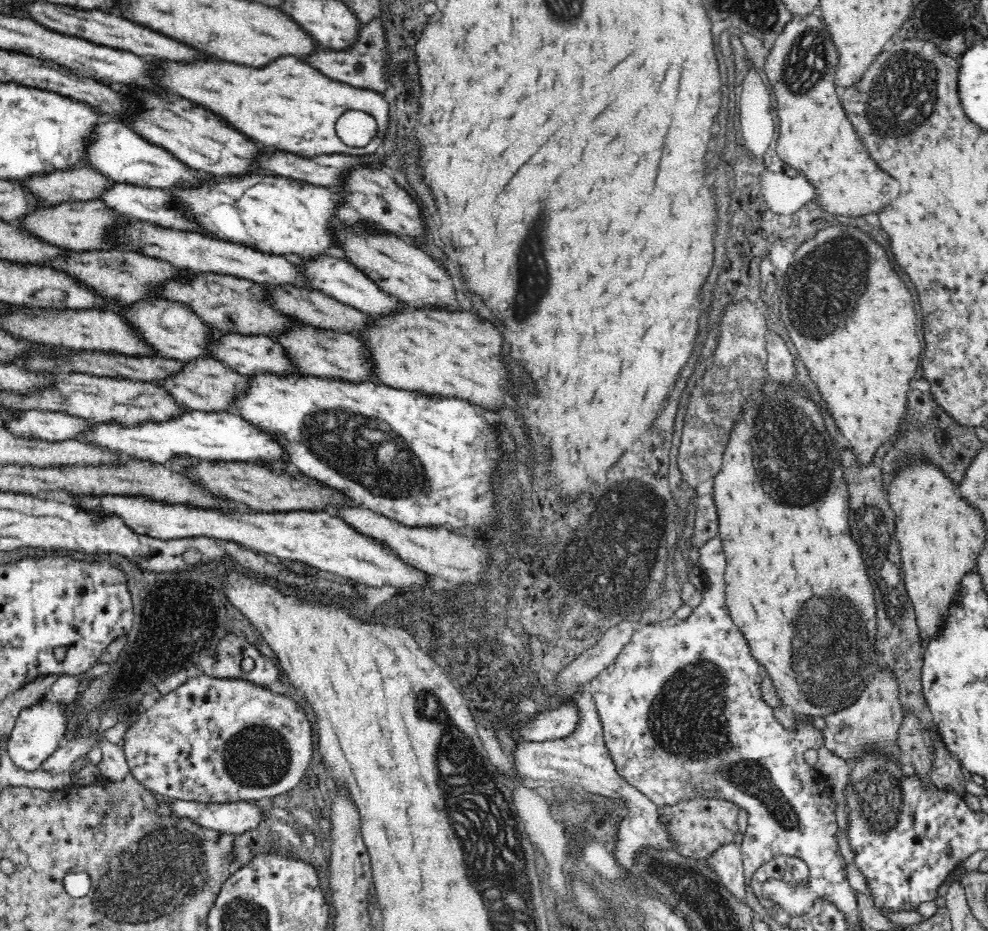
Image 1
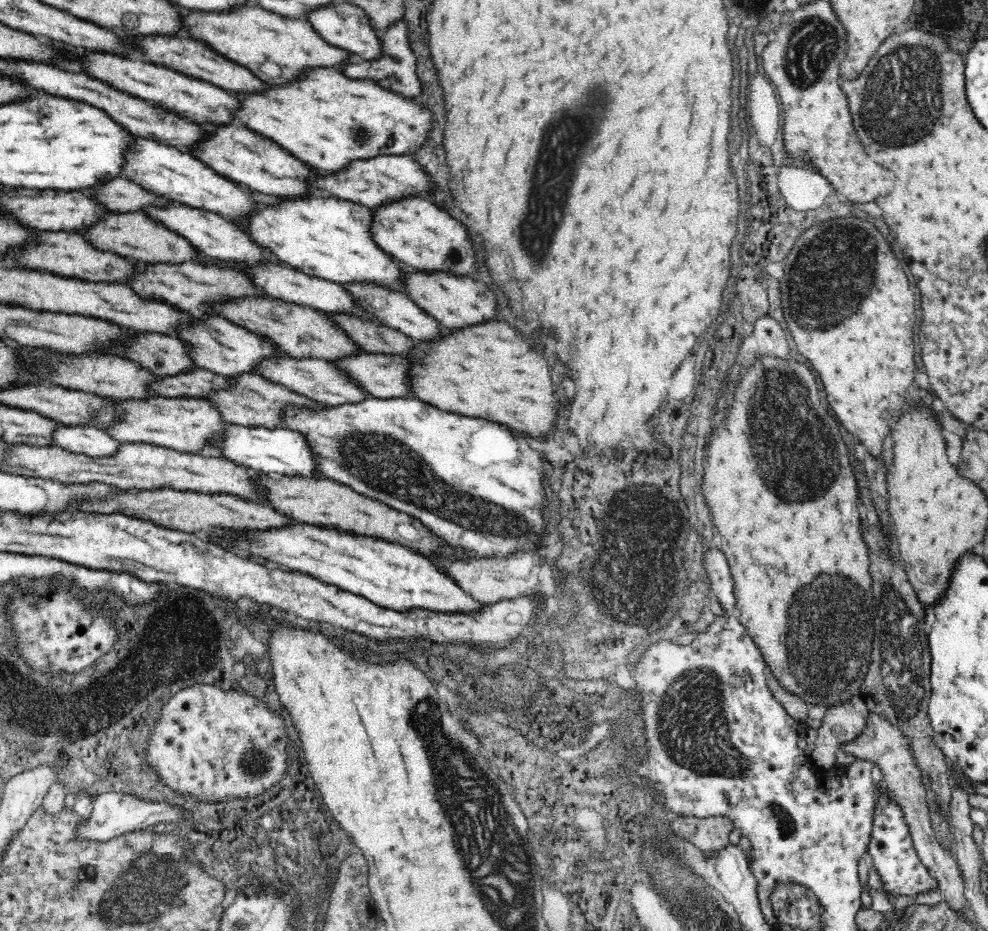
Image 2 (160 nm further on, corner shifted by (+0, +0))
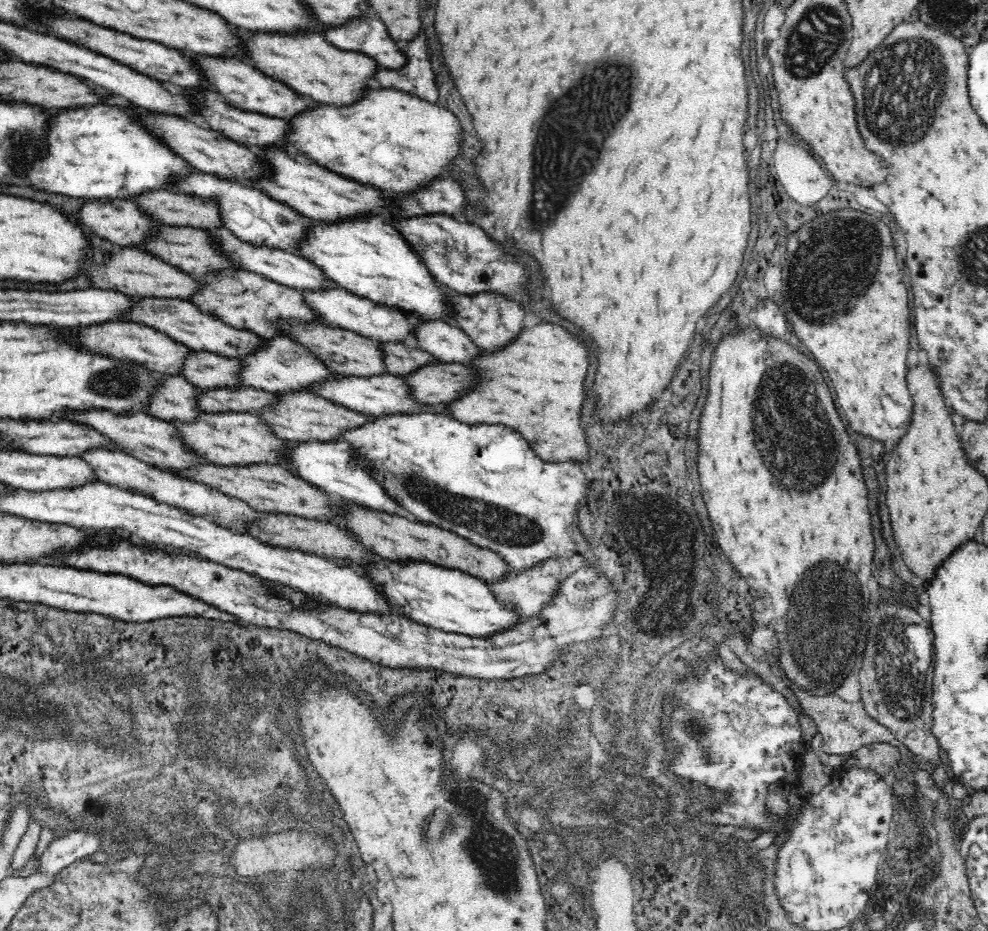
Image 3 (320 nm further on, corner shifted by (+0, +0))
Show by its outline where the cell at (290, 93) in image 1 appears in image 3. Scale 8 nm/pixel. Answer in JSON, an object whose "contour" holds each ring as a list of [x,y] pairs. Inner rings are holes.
{"contour":[[[372,87],[368,94],[364,95],[364,98],[352,106],[342,106],[342,108],[335,108],[334,106],[328,106],[319,104],[316,110],[312,112],[306,112],[302,116],[296,117],[289,122],[289,126],[293,128],[292,134],[288,134],[290,137],[290,143],[296,147],[298,153],[305,154],[310,159],[313,159],[316,163],[336,174],[348,177],[353,181],[356,180],[359,183],[371,185],[372,187],[382,189],[384,191],[392,192],[393,194],[407,195],[408,193],[415,193],[416,191],[421,191],[424,187],[431,185],[432,180],[436,180],[438,176],[442,176],[450,162],[454,158],[460,156],[460,146],[462,146],[462,126],[458,124],[456,116],[437,104],[432,104],[425,102],[424,100],[419,100],[410,94],[405,94],[404,92],[397,92],[396,90],[390,90],[388,88]]]}

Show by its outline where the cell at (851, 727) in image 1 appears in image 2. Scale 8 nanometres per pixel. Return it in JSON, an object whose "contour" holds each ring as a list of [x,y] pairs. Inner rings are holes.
{"contour":[[[869,713],[866,731],[856,740],[844,743],[841,749],[852,752],[858,759],[871,760],[881,768],[884,788],[889,792],[890,798],[894,799],[898,807],[900,807],[902,819],[908,825],[912,844],[916,849],[920,863],[938,881],[941,896],[944,896],[944,900],[950,905],[950,908],[954,909],[954,911],[963,911],[968,915],[972,915],[968,906],[968,899],[965,897],[964,881],[956,859],[937,839],[937,834],[932,828],[928,794],[922,782],[923,778],[920,769],[916,761],[914,761],[912,753],[910,753],[910,738],[906,737],[902,731],[887,722],[879,714]]]}

